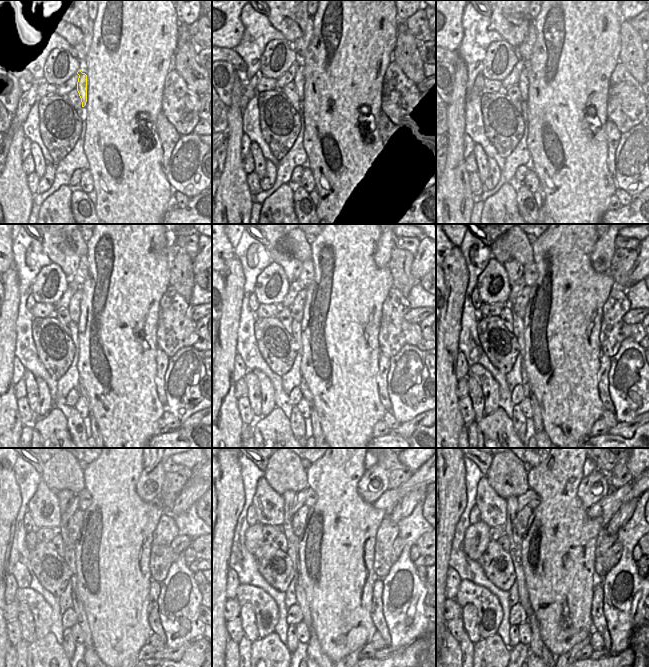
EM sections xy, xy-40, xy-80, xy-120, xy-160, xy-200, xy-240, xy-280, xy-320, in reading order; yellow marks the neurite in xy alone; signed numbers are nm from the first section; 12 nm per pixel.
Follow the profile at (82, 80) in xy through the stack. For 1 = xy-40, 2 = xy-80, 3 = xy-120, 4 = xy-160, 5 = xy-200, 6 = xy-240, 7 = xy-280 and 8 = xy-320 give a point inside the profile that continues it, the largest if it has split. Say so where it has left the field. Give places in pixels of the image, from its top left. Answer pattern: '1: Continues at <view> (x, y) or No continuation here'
1: Continues at xy-40 (299, 79)
2: Continues at xy-80 (523, 85)
3: Continues at xy-120 (74, 308)
4: Continues at xy-160 (296, 308)
5: Continues at xy-200 (519, 307)
6: Continues at xy-240 (74, 523)
7: Continues at xy-280 (298, 522)
8: Continues at xy-320 (523, 516).

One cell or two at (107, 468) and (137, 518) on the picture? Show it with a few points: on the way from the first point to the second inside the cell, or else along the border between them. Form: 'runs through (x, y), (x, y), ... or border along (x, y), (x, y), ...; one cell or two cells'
runs through (111, 480), (113, 494), (125, 506); one cell

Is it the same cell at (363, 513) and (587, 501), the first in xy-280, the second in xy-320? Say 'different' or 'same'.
different

